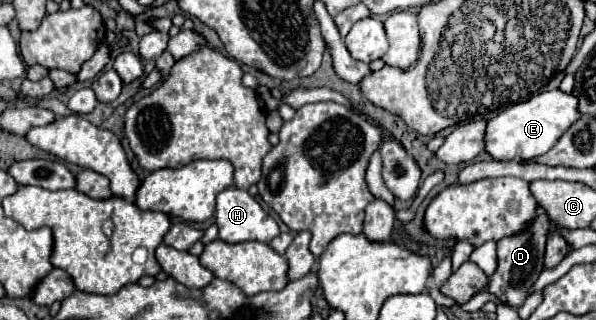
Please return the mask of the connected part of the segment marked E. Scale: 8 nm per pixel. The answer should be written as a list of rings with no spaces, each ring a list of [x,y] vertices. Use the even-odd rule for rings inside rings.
[[[559,89],[537,93],[527,101],[509,105],[499,115],[491,117],[485,127],[485,153],[489,153],[497,161],[513,161],[513,159],[535,159],[547,153],[557,139],[579,119],[577,99],[571,93],[563,93]]]

